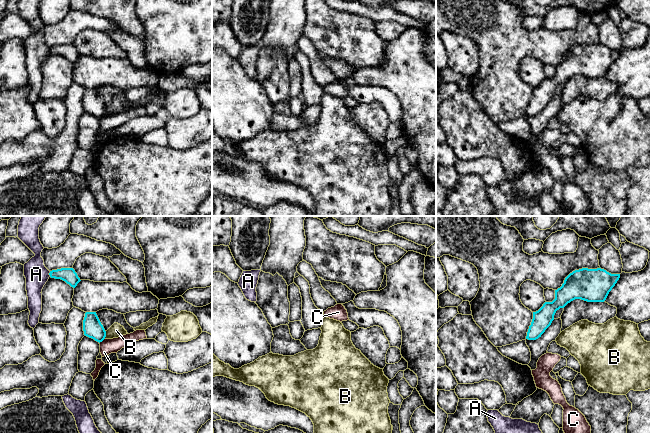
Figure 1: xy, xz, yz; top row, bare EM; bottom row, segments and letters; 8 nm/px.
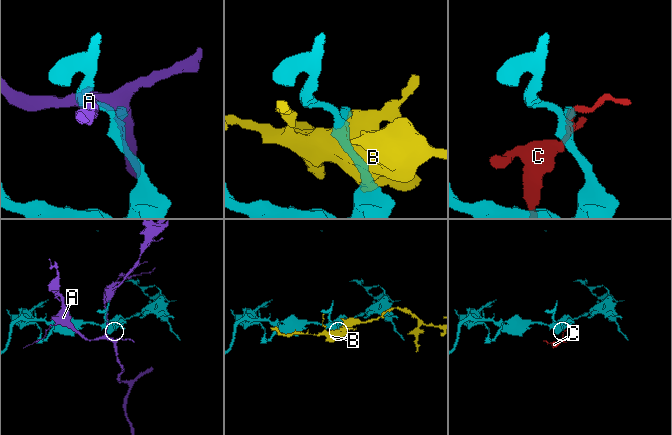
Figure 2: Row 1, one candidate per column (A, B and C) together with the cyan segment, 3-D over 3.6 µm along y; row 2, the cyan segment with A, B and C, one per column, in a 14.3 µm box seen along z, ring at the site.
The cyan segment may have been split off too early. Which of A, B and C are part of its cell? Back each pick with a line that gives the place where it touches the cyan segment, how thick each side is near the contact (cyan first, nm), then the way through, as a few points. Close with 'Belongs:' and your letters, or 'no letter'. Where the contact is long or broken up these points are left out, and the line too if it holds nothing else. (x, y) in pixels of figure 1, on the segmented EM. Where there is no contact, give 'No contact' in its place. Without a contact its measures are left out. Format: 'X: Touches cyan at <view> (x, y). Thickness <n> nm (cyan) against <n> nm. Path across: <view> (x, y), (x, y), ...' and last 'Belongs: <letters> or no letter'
Belongs: no letter

